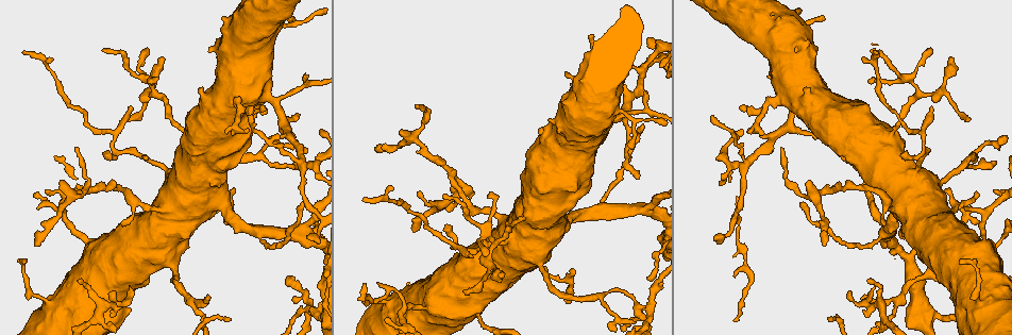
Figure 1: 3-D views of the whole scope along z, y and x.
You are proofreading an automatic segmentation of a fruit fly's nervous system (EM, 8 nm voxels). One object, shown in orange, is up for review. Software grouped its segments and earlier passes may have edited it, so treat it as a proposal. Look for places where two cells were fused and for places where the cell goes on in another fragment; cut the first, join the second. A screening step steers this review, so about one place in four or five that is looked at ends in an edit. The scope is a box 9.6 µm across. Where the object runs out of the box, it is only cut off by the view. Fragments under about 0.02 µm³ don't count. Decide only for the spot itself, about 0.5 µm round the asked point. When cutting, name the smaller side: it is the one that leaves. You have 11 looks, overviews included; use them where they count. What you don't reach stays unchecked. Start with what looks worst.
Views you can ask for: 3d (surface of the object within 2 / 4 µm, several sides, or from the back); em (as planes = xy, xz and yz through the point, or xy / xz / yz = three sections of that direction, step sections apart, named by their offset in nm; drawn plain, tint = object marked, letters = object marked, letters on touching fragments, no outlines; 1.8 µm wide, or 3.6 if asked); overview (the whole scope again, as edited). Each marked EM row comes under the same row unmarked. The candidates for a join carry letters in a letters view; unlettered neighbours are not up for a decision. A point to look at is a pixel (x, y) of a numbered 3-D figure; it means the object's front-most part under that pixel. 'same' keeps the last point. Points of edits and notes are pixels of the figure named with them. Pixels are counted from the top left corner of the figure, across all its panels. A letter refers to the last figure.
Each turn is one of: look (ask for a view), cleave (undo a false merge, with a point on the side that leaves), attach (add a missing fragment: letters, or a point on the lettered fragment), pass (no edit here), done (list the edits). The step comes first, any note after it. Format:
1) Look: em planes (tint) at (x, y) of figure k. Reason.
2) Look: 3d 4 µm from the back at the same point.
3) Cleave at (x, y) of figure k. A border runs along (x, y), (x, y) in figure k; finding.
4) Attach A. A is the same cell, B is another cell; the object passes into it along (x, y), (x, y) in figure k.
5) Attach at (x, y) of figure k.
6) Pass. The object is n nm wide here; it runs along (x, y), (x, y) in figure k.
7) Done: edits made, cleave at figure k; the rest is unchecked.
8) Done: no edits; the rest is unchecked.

Look: 3d 4 µm at (433, 307) of figure 1. Thin neck.

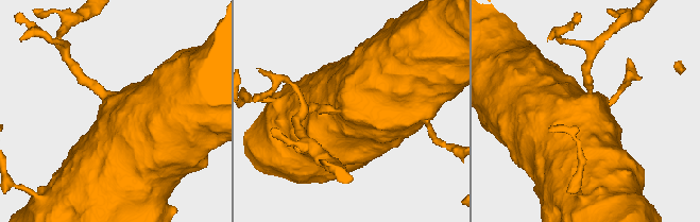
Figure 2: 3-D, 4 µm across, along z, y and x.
Look: em planes (tint) at (589, 110) of figure 2. Now the EM.

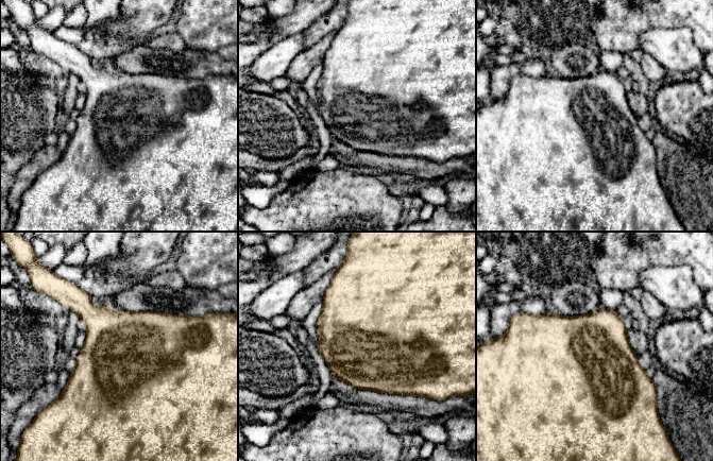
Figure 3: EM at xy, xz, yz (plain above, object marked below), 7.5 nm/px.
Look: em planes (letters) at the same point.

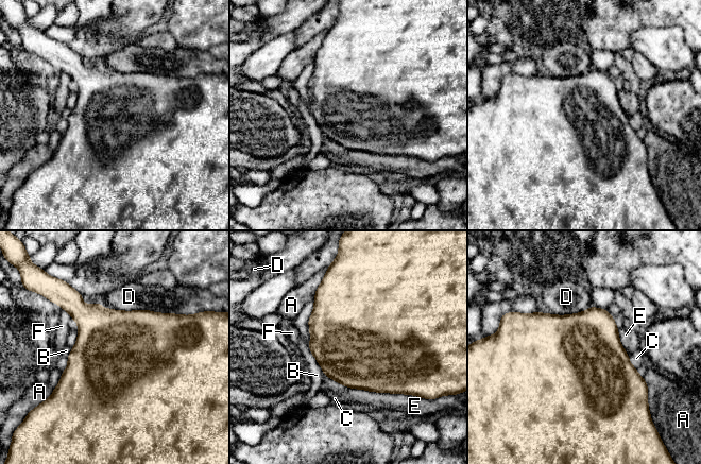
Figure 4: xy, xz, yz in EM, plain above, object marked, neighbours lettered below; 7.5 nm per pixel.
Pass. The longest contact is with E, 650 nm; A, B, C, D, E and F are other cells; a border runs along (325, 375), (351, 388), (408, 394) in figure 4; continuous, no second cell.

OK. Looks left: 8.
Look: em planes (letters) at (648, 316) of figure 1. Looks like a crossing.

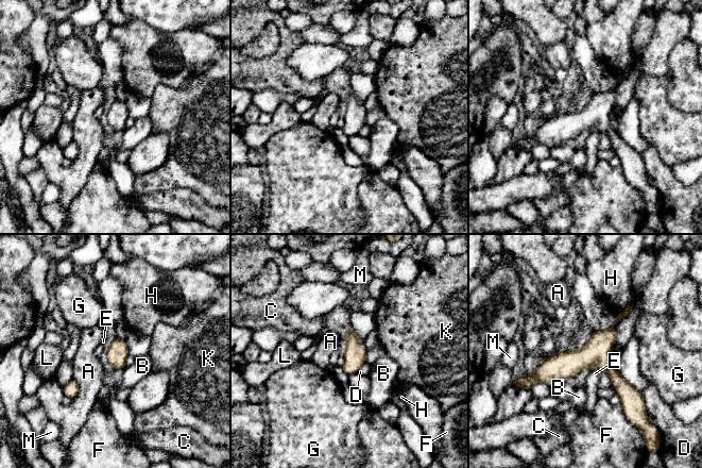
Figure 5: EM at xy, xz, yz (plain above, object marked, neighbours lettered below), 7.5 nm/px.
Pass. The object is 160 nm wide here; A, B, C, D, E, F, G, H, K, L and M are other cells; a border runs along (592, 367), (596, 367), (600, 371) in figure 5; all the same cell.

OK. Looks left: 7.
Look: 3d 2 µm at (362, 199) of figure 1. Branch stops here.

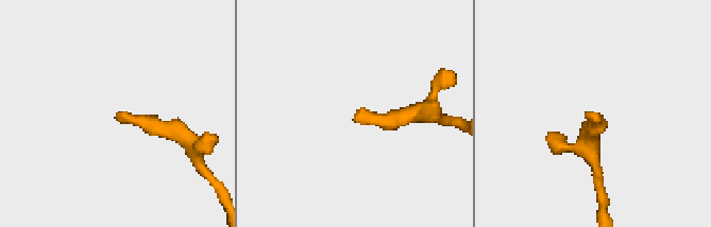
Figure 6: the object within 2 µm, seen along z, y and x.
Look: em yz step 4 (letters) at (594, 117) of figure 6.

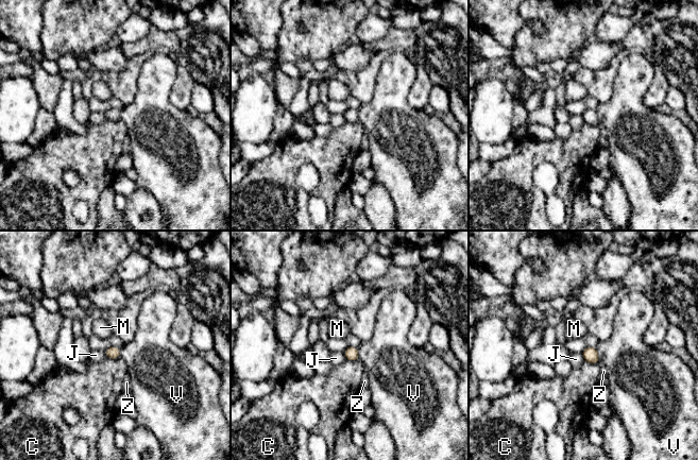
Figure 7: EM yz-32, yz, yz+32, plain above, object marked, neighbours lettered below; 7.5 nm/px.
Look: em planes (letters) at the same point. Cut it another way.

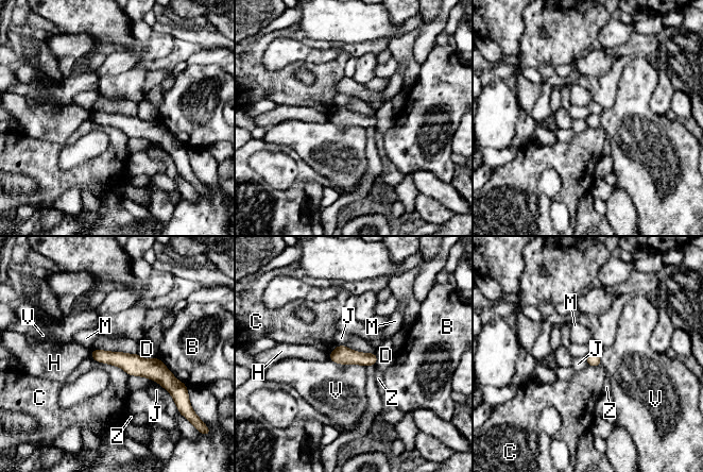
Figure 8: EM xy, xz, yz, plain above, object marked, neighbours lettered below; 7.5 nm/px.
Pass. The object is 100 nm wide here; B, C, D, H, J, M, V and Z are other cells; it runs along (93, 353), (151, 368), (170, 388) in figure 8; no lettered fragment goes on from it.

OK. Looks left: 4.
Look: em planes (letters) at (649, 40) of figure 1. Tapers out.

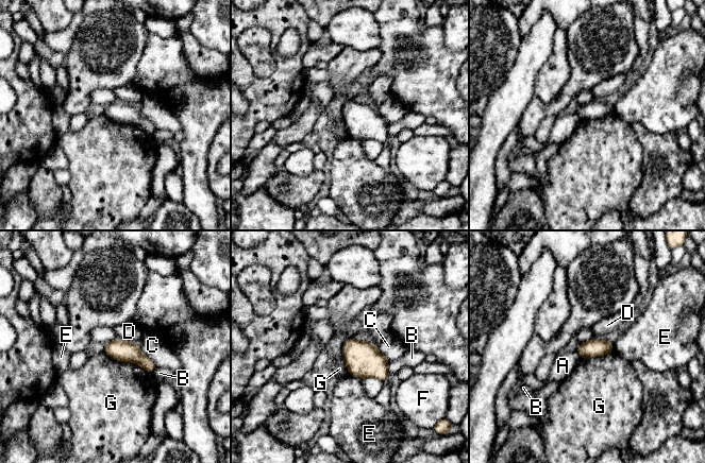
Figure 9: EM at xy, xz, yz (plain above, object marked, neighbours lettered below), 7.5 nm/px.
Pass. The longest contact is with G, 400 nm; A, B, C, D, E, F and G are other cells; a border runs along (104, 352), (151, 373) in figure 9; none of them fits.

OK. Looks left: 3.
Look: 3d 2 µm at (994, 163) of figure 1. Thin end.

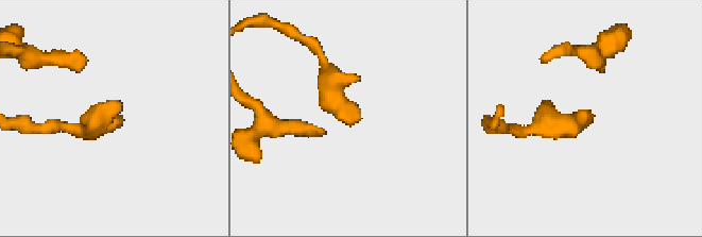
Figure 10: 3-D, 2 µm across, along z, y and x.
Look: em planes (tint) at (595, 115) of figure 10.

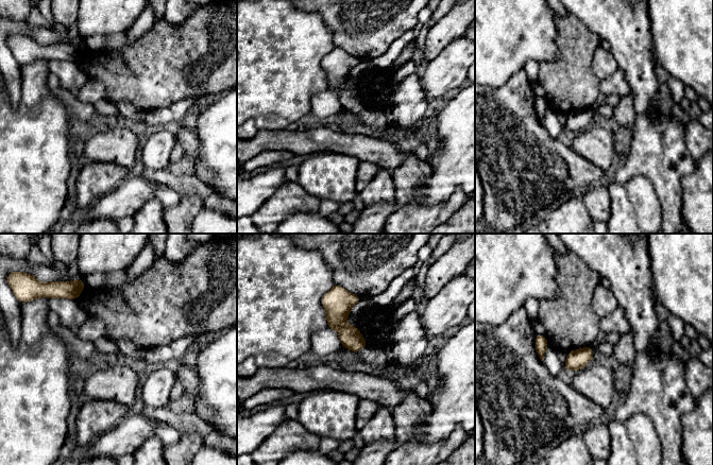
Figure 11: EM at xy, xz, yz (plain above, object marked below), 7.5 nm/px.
Look: em planes (letters) at the same point.

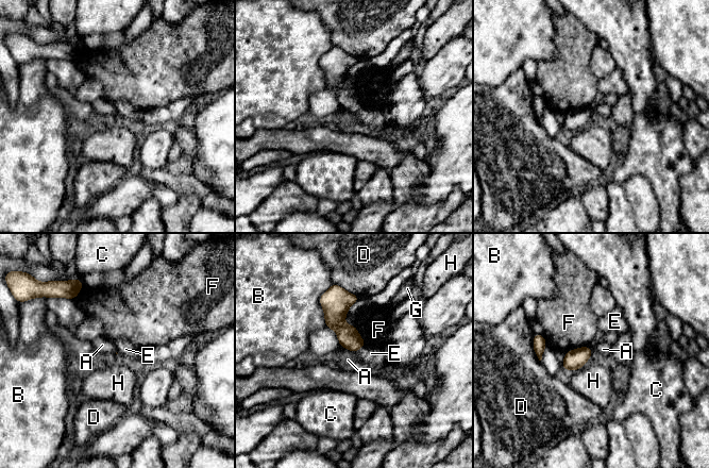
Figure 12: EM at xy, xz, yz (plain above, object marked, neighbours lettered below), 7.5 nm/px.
Pass. A, B, C, D, E, F, G and H are other cells; a border runs along (340, 346), (350, 349), (354, 353) in figure 12; no lettered fragment goes on from it.

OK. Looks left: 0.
Done: no edits; the rest is unchecked.

